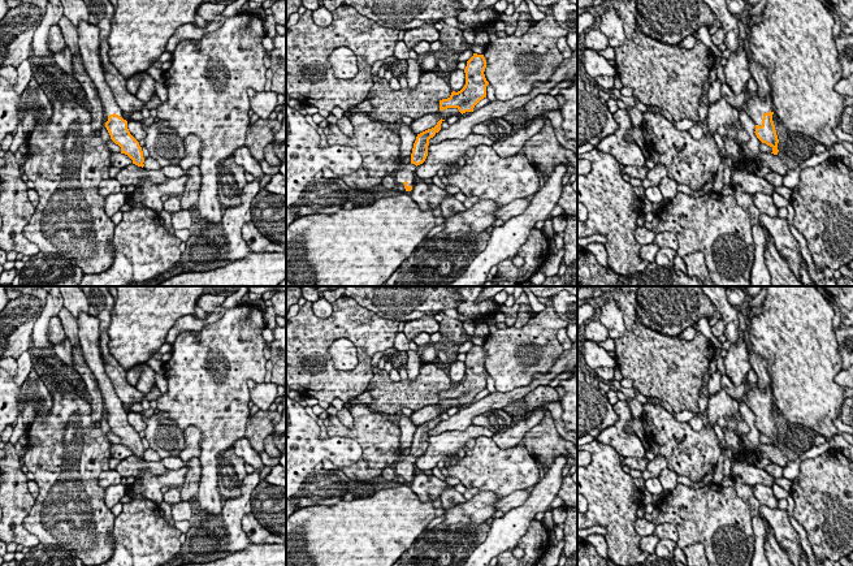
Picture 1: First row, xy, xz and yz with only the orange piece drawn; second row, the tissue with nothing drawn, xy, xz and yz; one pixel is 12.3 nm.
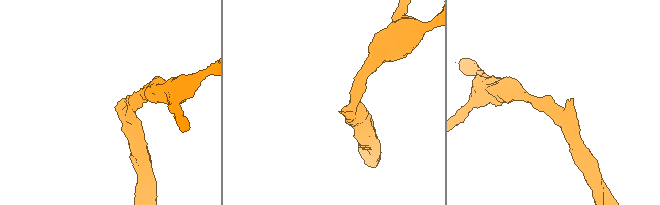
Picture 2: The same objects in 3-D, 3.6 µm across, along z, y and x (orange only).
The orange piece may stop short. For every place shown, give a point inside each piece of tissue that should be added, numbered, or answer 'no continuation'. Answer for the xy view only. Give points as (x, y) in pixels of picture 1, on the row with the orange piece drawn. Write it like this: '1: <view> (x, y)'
1: xy (89, 42)

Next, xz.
1: xz (407, 172)

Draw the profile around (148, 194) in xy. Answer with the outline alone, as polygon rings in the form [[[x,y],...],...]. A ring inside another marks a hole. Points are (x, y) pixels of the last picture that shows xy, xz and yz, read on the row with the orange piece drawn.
[[[187,174],[181,178],[168,178],[164,182],[153,182],[150,178],[144,178],[129,195],[126,204],[130,207],[142,204],[160,213],[164,209],[161,196],[165,194],[181,196],[185,193],[187,180]]]

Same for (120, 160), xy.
[[[112,152],[111,154],[112,167],[122,169],[122,168],[130,165],[131,163],[133,163],[133,160],[125,154],[121,154],[121,152]]]

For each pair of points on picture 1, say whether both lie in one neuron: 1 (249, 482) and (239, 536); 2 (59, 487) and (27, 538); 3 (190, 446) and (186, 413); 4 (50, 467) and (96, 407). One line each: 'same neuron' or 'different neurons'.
1: same neuron
2: different neurons
3: different neurons
4: different neurons

